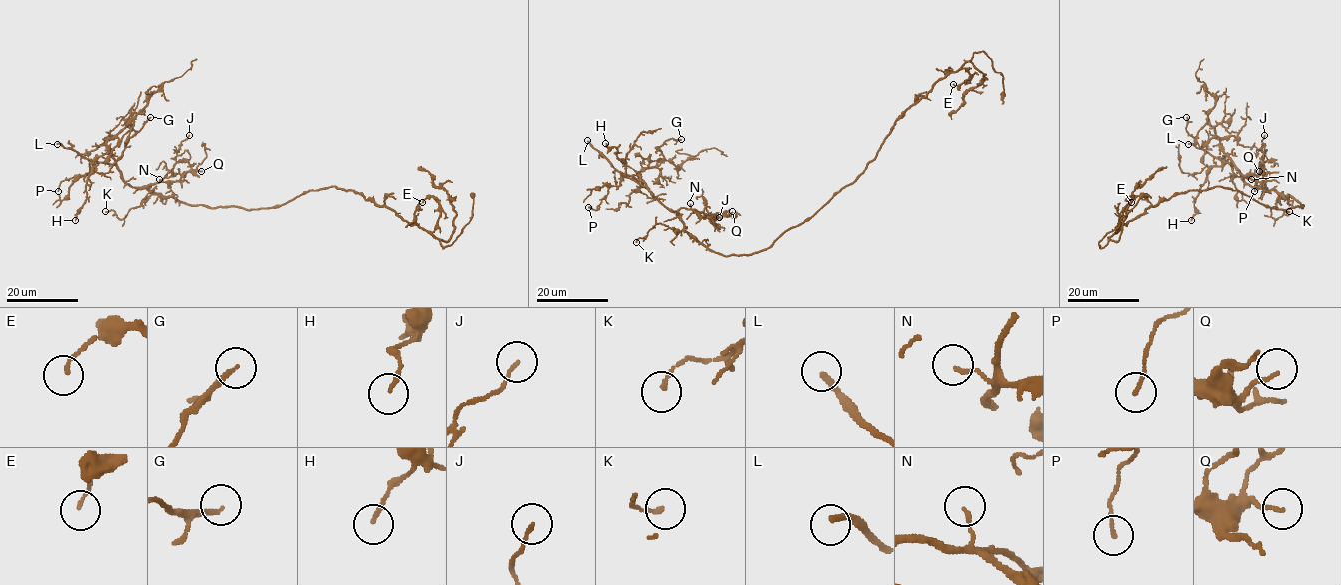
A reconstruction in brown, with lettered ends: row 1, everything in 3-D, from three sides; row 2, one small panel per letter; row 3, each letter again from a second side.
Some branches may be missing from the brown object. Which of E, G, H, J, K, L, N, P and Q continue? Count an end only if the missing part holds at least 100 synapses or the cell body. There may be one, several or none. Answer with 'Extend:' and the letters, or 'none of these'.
Extend: L

